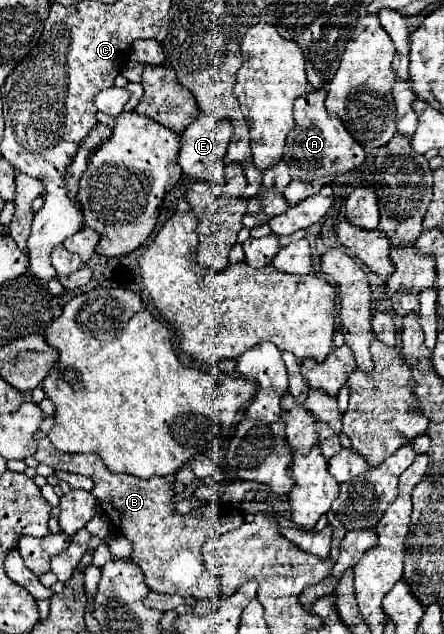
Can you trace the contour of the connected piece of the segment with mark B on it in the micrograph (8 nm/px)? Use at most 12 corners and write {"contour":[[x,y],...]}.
{"contour":[[35,434],[39,464],[85,474],[131,560],[159,594],[215,598],[197,510],[175,478],[113,474],[97,454]]}

